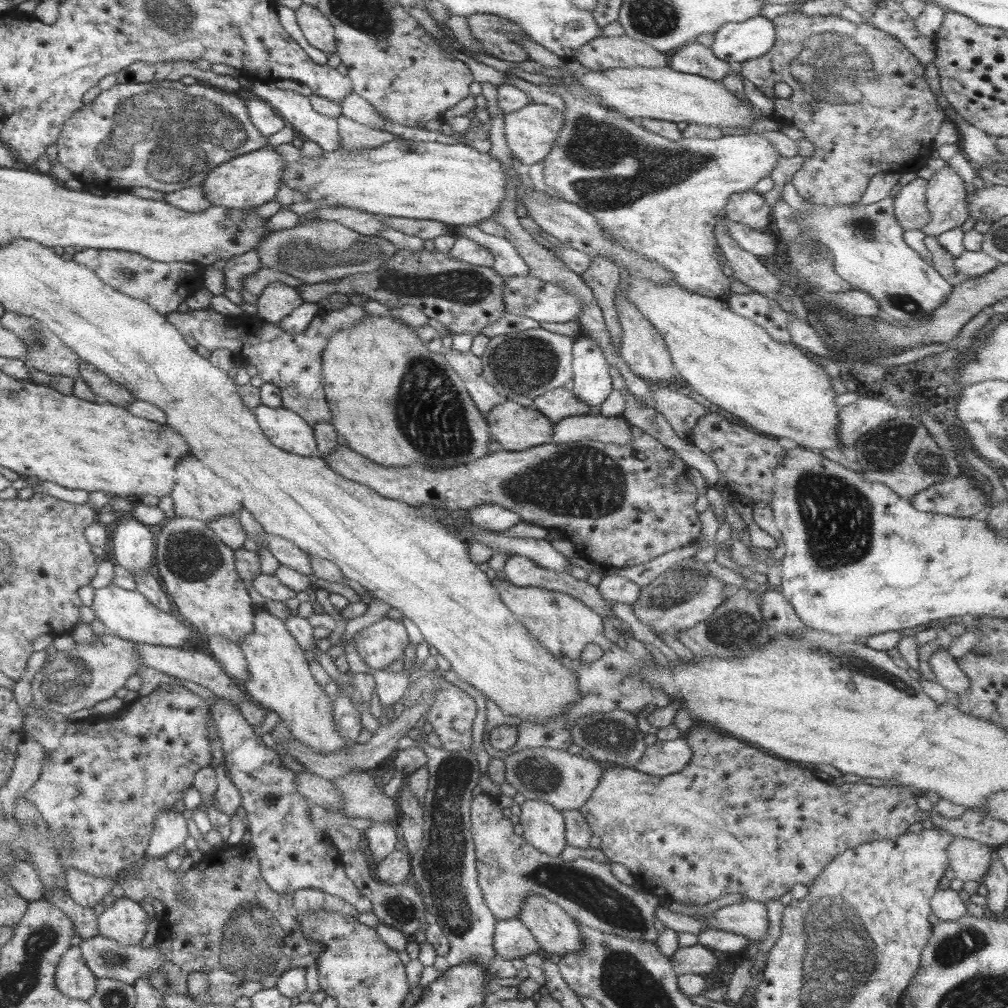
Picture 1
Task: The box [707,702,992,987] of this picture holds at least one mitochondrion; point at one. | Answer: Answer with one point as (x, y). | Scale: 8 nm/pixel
(949, 950)

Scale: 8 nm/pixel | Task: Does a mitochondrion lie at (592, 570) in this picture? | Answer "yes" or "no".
no

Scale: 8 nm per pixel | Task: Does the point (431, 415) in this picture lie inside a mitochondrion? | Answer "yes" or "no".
yes

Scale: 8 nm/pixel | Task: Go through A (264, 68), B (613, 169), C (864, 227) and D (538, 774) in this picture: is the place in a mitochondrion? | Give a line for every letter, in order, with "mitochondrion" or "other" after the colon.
A: other
B: mitochondrion
C: mitochondrion
D: mitochondrion

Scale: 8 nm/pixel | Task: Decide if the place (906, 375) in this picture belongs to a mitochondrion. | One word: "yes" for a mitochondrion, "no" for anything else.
no

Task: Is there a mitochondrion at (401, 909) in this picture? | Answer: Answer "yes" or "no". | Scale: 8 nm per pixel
yes

